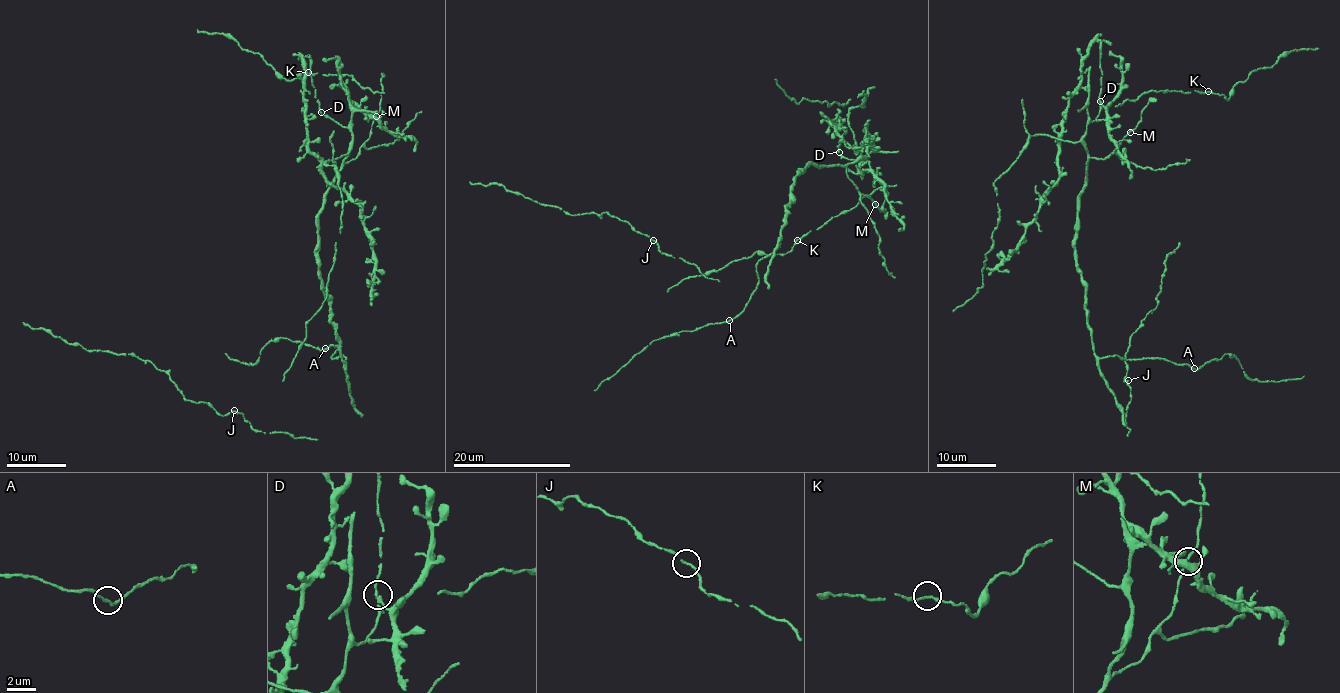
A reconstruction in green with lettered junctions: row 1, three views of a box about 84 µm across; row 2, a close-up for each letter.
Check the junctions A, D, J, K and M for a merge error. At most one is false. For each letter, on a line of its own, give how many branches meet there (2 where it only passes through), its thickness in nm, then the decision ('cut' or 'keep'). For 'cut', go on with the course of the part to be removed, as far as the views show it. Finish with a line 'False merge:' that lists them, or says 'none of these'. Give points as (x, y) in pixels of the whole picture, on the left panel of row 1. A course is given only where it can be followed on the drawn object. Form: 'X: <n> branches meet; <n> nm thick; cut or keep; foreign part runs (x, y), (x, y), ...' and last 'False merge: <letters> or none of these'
A: 2 branches meet; 130 nm thick; keep
D: 2 branches meet; 120 nm thick; keep
J: 2 branches meet; 120 nm thick; keep
K: 2 branches meet; 140 nm thick; keep
M: 2 branches meet; 140 nm thick; keep
False merge: none of these

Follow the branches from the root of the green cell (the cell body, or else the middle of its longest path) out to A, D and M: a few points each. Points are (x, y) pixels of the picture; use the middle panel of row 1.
A: (795, 185), (789, 194), (792, 200), (785, 207), (778, 246), (758, 262), (759, 284), (744, 308), (729, 321)
D: (795, 185), (812, 162), (841, 165), (861, 155), (848, 125), (830, 124), (840, 117), (845, 130), (839, 152)
M: (795, 185), (795, 178), (812, 162), (829, 167), (837, 163), (847, 169), (847, 177), (857, 190), (875, 204)

